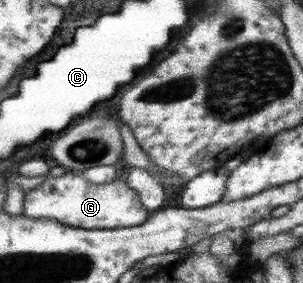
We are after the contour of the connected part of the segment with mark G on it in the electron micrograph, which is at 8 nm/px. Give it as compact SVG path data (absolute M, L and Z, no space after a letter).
M77 172L50 175L42 185L25 193L23 214L28 217L55 219L66 226L80 229L115 229L136 227L145 223L150 211L140 202L138 194L120 179L112 183L94 184Z

